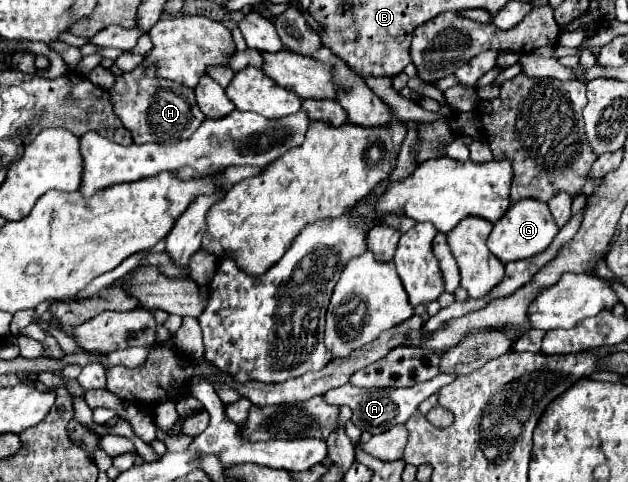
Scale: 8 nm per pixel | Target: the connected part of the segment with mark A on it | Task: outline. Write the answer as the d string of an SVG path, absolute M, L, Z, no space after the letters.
M439 374L431 381L419 383L415 387L405 387L405 389L393 389L393 387L389 387L389 389L365 389L365 387L355 387L355 385L347 383L343 387L327 391L325 401L331 405L347 405L353 411L353 417L351 417L353 423L357 427L361 427L363 431L369 431L375 435L375 433L383 433L395 425L405 423L415 413L415 409L419 407L421 401L425 401L429 395L439 391L439 387L453 383L456 377L455 374Z

